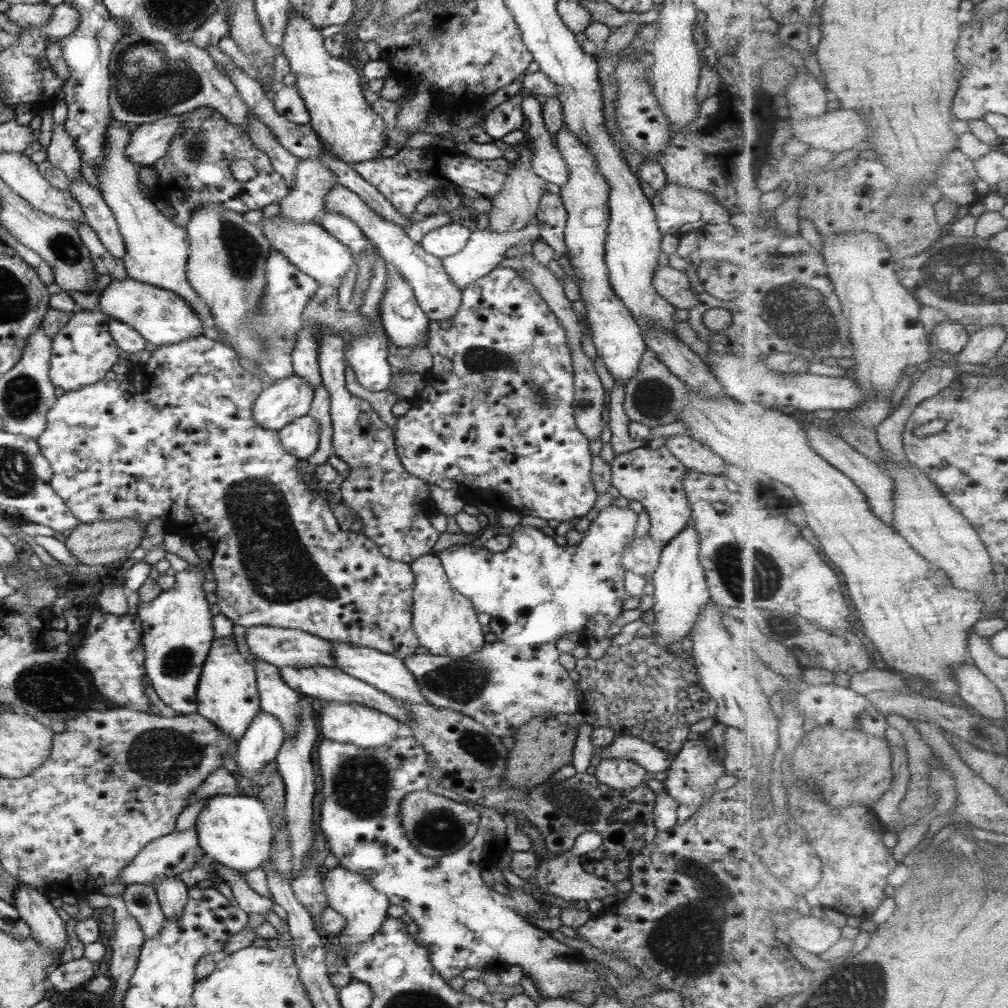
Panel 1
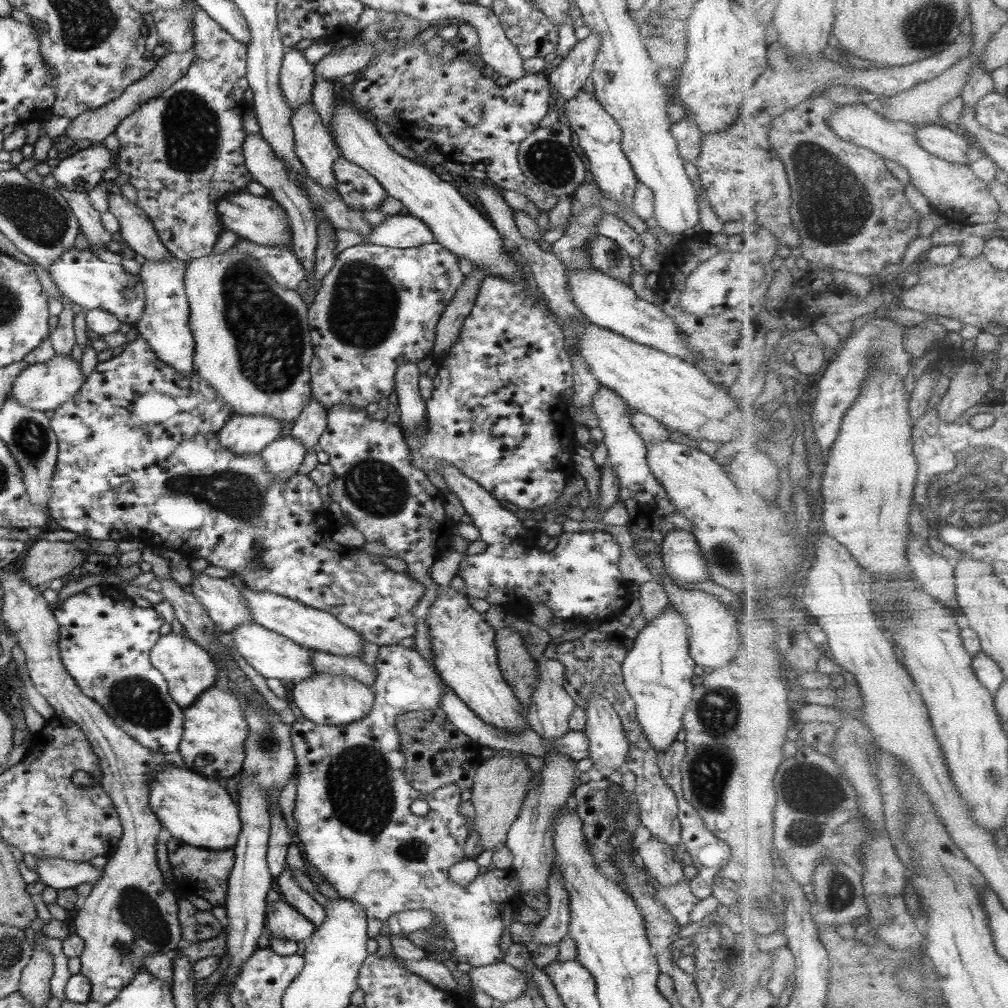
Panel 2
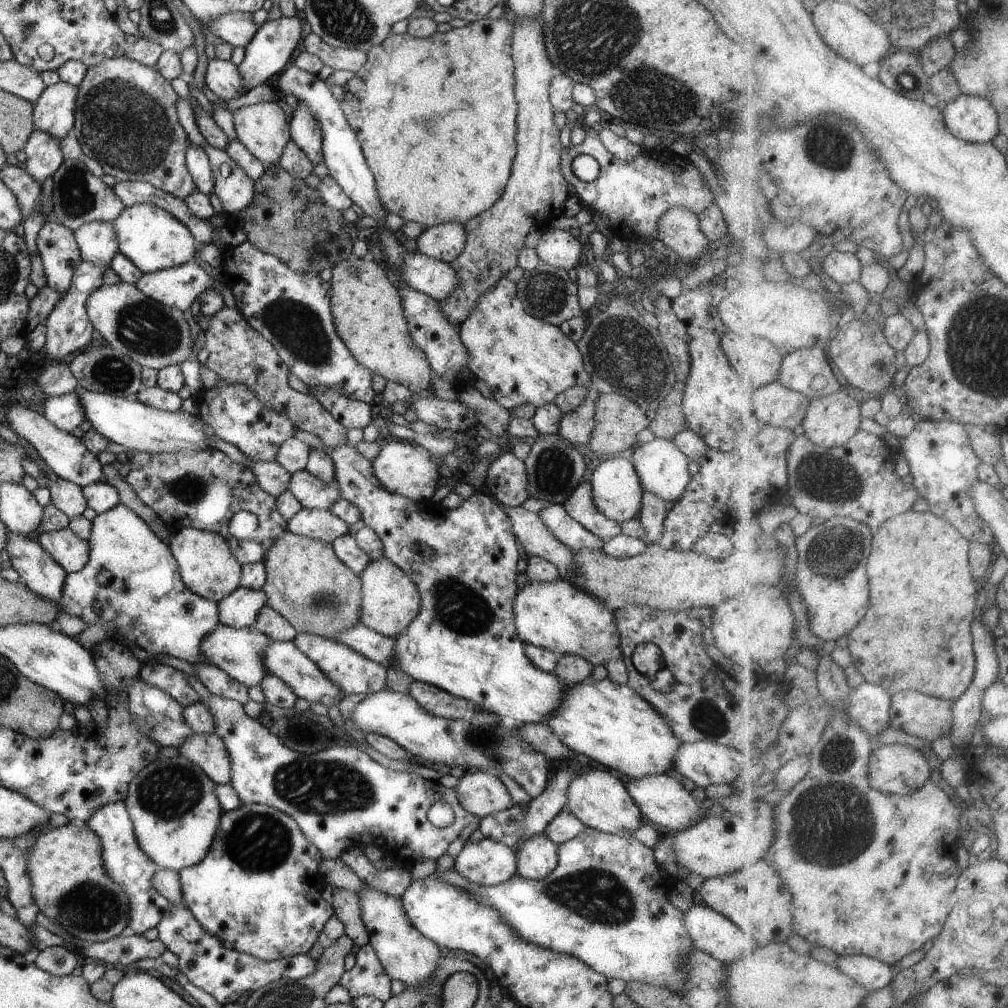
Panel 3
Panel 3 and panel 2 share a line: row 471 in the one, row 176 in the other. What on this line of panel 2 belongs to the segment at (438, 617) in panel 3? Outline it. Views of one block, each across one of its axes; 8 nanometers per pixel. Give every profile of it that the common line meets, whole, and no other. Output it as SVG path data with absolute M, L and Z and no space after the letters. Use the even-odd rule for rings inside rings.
M339 157L332 166L342 200L356 210L379 210L387 192L367 170Z

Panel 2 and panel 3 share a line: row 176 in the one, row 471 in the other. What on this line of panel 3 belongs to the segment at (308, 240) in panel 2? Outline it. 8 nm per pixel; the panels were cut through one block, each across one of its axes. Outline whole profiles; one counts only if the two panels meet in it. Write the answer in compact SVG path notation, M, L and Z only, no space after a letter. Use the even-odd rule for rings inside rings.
M249 459L248 467L255 475L258 484L269 495L277 497L289 490L291 474L276 461L258 461Z

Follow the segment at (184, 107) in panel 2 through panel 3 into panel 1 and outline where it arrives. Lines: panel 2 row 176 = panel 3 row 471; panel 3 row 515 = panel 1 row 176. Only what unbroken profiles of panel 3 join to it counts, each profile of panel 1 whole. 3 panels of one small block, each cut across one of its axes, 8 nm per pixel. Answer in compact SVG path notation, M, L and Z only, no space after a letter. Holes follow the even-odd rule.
M212 107L196 108L182 113L182 123L178 133L172 137L165 156L152 165L158 174L157 190L169 190L174 194L176 215L174 224L186 228L194 208L204 204L220 204L222 208L244 214L248 210L260 210L268 204L280 202L289 194L286 180L278 174L269 157L261 152L250 140L248 133L240 126L228 122ZM246 160L256 168L256 175L248 181L240 181L230 170L230 162Z

